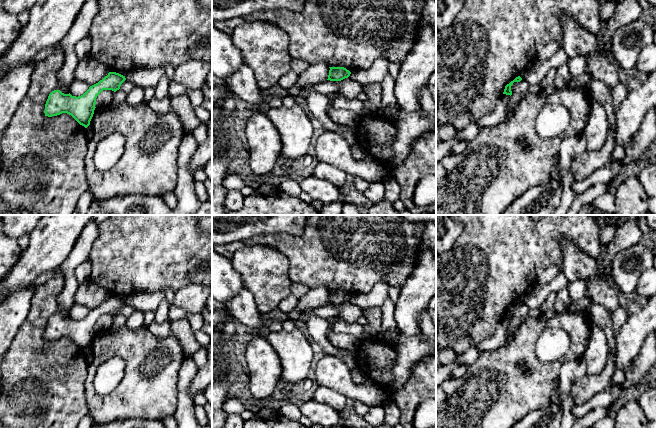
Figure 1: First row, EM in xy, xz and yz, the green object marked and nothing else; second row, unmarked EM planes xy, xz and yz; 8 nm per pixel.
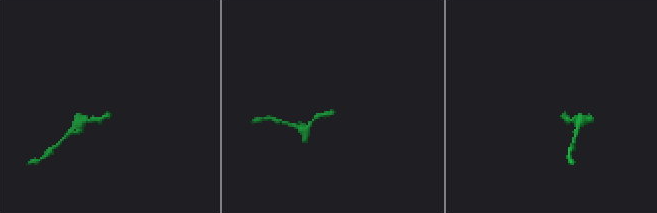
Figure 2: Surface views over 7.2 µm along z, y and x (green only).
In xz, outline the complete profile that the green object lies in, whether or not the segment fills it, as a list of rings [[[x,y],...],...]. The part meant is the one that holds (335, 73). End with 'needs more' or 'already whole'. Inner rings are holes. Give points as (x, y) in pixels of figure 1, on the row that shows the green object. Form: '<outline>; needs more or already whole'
[[[329,67],[328,79],[330,81],[341,81],[345,78],[348,78],[351,74],[349,70],[344,67]]]; already whole

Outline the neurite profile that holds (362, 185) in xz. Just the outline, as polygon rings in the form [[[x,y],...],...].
[[[358,177],[354,178],[354,182],[355,182],[355,187],[360,192],[366,191],[369,188],[370,184],[371,184],[371,182],[369,182],[367,180],[364,180],[364,179],[361,179],[361,178],[358,178]]]

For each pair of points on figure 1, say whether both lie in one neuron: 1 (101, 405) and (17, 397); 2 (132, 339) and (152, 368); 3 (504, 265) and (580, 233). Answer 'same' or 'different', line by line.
1: different
2: same
3: same

